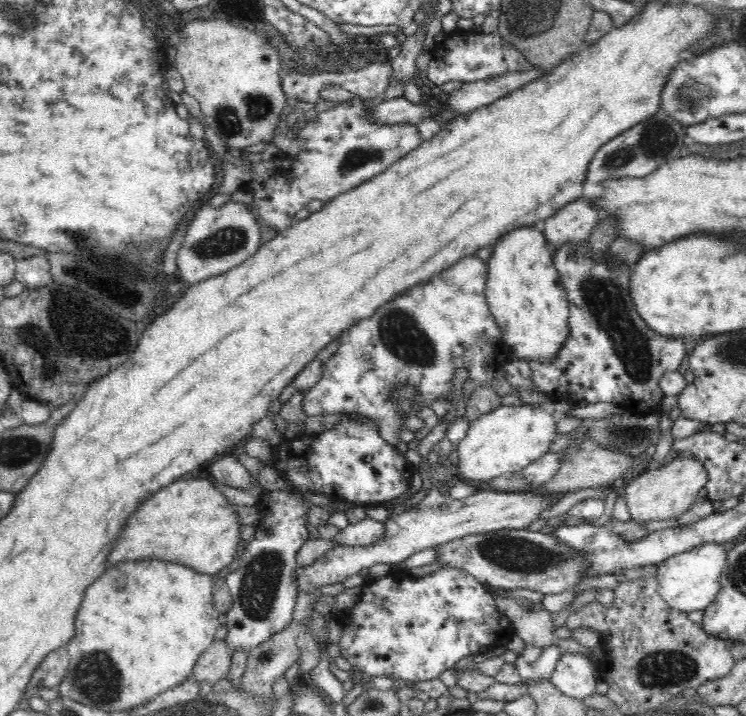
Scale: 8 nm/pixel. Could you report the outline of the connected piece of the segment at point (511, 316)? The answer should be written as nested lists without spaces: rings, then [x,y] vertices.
[[[541,225],[523,226],[503,234],[494,243],[494,251],[488,260],[489,274],[485,295],[490,312],[502,328],[505,344],[510,348],[512,356],[527,362],[551,361],[558,354],[570,332],[569,302],[550,252]]]

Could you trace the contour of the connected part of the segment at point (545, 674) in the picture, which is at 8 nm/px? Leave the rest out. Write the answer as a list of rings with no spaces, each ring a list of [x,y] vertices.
[[[558,639],[554,640],[548,648],[537,648],[526,645],[526,650],[518,656],[515,662],[516,669],[524,682],[538,682],[538,680],[550,680],[552,674],[562,657],[563,651],[557,646]]]

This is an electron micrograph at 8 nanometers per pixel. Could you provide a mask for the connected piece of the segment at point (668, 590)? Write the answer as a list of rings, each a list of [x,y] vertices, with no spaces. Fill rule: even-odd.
[[[706,543],[688,552],[671,556],[661,562],[657,568],[659,593],[671,609],[684,613],[704,611],[706,606],[714,602],[714,598],[720,590],[720,578],[725,564],[726,548],[723,543]]]

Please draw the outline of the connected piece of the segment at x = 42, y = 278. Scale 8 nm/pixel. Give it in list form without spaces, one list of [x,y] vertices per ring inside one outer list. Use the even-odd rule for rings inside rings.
[[[40,252],[29,258],[15,259],[15,280],[22,282],[27,288],[51,285],[54,281],[47,253]]]

